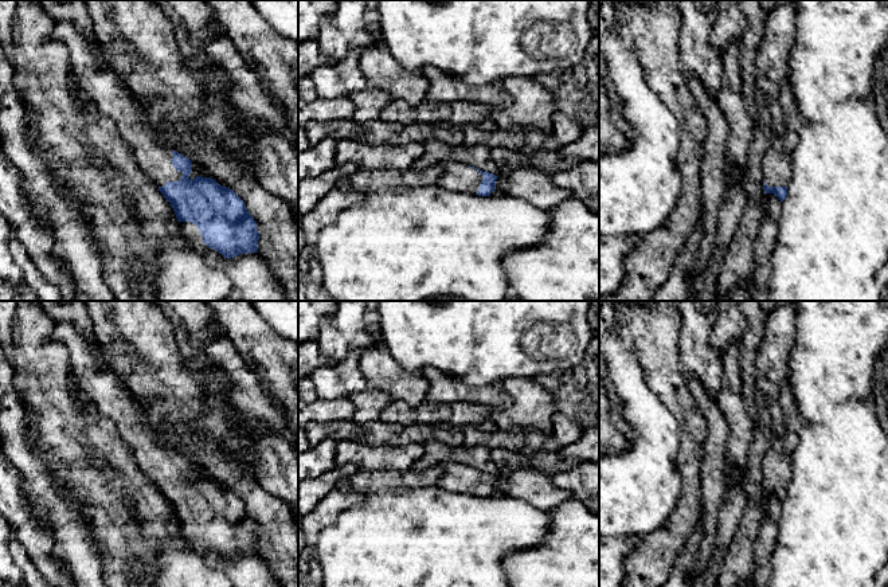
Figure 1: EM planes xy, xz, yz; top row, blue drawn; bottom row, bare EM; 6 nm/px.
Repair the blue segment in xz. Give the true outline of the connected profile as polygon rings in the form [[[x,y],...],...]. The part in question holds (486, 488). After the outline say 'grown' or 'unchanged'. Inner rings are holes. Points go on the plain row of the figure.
[[[447,461],[441,465],[442,477],[437,486],[450,492],[476,494],[478,497],[490,497],[496,490],[498,477],[482,473],[474,467]]] | grown

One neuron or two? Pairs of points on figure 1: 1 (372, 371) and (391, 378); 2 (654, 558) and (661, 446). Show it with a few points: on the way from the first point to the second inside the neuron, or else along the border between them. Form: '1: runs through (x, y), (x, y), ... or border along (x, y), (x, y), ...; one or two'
1: runs through (376, 371), (387, 375); one
2: border along (676, 504), (669, 517), (660, 527), (640, 537); two

